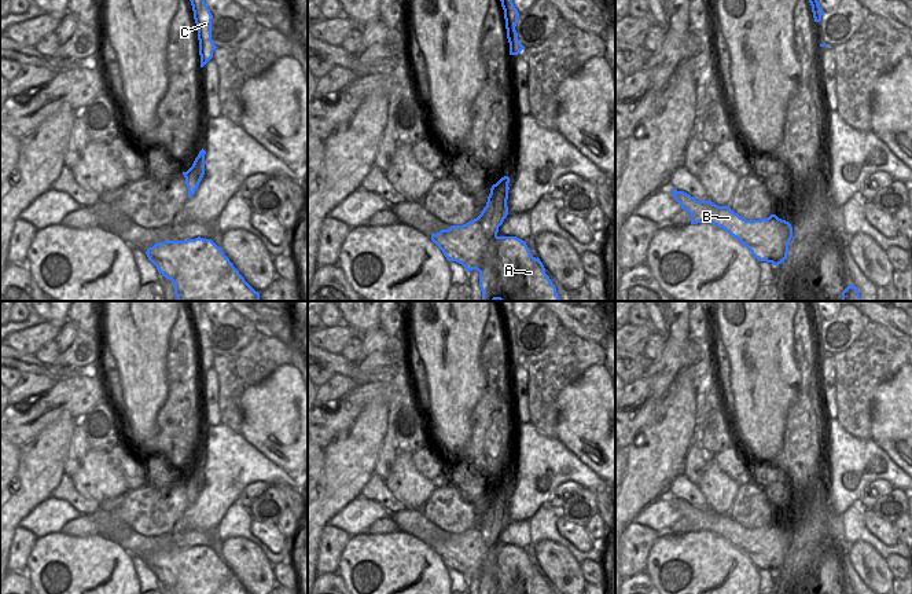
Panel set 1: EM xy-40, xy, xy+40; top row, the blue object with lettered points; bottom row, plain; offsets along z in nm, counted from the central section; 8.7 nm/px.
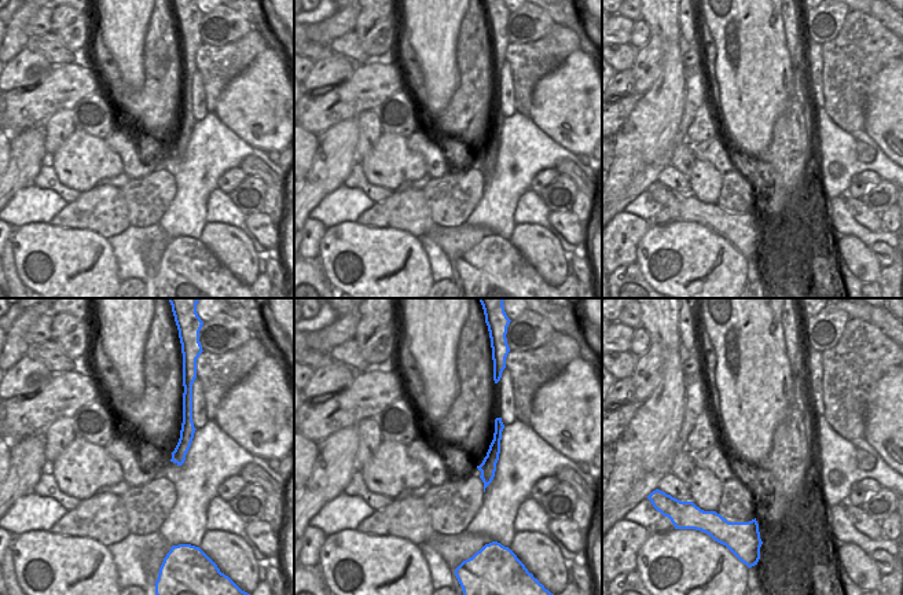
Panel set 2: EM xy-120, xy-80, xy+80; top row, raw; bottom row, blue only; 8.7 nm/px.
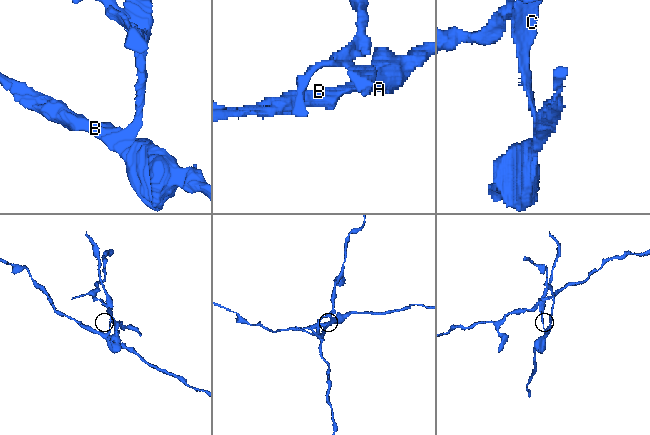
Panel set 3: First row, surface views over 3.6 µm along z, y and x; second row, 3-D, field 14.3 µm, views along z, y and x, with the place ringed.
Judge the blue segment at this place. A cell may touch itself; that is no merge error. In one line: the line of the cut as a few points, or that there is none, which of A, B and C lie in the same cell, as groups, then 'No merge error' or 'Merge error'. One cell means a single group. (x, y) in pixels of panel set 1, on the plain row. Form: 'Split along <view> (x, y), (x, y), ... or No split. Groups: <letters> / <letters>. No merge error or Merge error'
Split along xy (475, 527), (488, 545), (496, 545). Groups: A B / C. Merge error.

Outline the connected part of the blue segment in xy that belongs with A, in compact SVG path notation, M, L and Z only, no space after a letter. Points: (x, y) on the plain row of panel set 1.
M479 528L431 542L448 569L479 580L479 594L555 594L540 566L516 544L488 546Z

